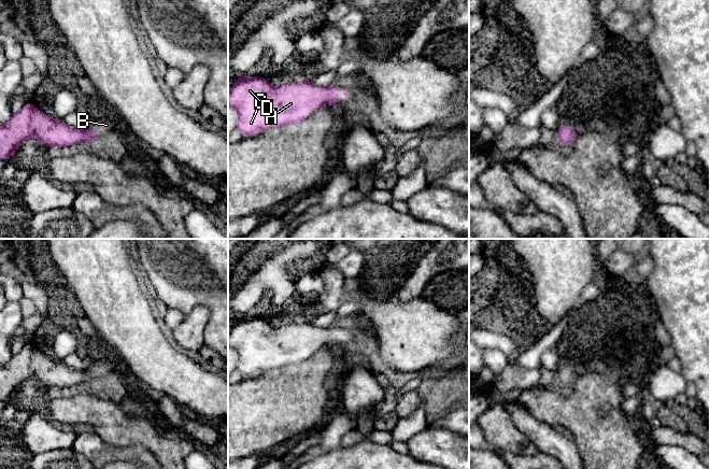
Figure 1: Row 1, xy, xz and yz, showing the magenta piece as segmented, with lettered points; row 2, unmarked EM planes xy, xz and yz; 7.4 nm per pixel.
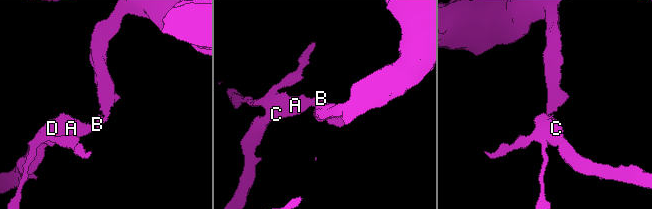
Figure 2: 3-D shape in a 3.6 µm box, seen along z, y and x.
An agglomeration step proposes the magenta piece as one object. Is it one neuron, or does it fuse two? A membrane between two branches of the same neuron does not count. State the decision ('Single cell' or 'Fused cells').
Single cell

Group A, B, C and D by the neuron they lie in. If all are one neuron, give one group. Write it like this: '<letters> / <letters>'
A B C D

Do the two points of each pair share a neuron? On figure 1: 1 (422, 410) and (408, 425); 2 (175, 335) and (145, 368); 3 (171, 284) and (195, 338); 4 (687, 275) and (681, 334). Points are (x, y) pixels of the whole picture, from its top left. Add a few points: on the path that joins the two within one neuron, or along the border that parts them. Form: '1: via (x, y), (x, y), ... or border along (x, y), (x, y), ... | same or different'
1: via (420, 413), (411, 422) | same
2: border along (168, 332), (171, 340), (183, 350) | different
3: border along (196, 304), (204, 304), (210, 311), (202, 335) | different
4: via (687, 289), (687, 320) | same

